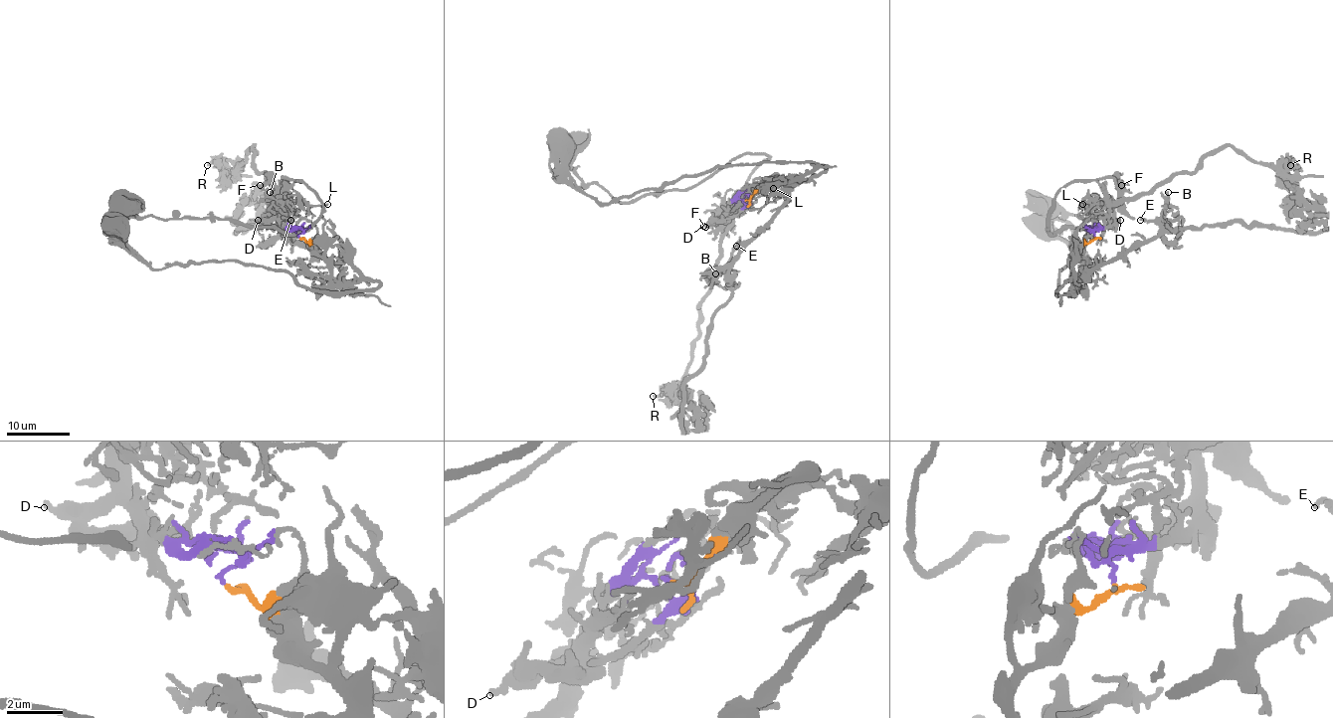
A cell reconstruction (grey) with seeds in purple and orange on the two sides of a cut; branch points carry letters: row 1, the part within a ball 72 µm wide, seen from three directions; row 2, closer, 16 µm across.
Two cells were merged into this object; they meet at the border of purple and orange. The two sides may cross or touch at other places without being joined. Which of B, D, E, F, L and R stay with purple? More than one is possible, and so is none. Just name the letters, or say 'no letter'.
D, F, L, R

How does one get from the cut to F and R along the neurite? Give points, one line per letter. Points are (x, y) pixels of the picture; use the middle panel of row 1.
F: (744, 199), (749, 202), (728, 225), (704, 228)
R: (744, 199), (736, 199), (722, 217), (720, 257), (700, 305), (698, 338), (685, 378), (673, 391), (653, 396)

